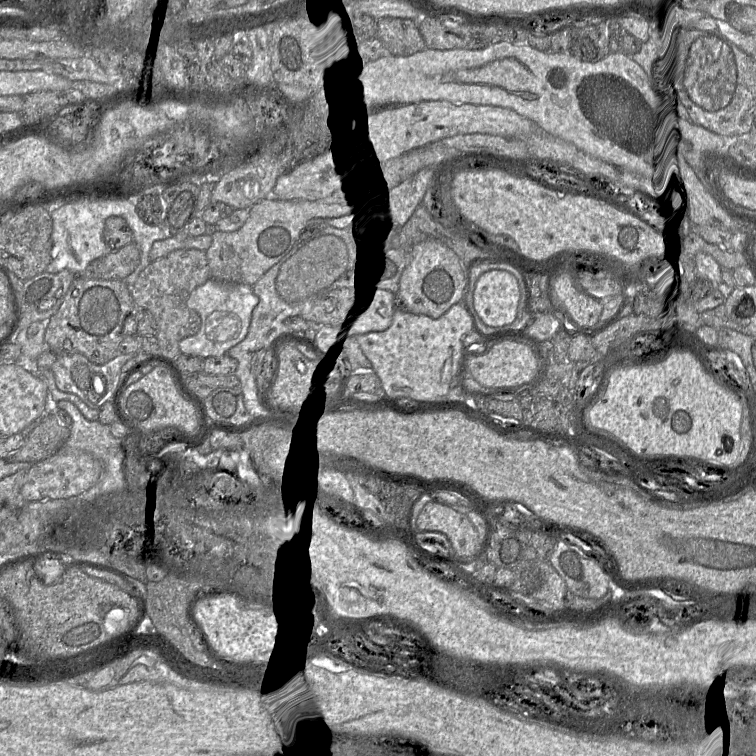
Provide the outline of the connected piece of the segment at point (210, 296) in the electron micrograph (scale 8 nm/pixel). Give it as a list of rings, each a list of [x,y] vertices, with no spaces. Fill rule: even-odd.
[[[208,279],[195,288],[187,299],[187,306],[196,311],[201,319],[197,334],[179,342],[181,354],[201,358],[219,357],[241,342],[248,333],[252,312],[259,302],[251,285],[244,283],[222,283]]]

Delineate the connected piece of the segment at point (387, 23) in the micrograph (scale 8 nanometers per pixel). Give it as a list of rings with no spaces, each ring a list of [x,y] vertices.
[[[378,19],[375,22],[375,37],[393,55],[409,56],[426,48],[414,20]]]

